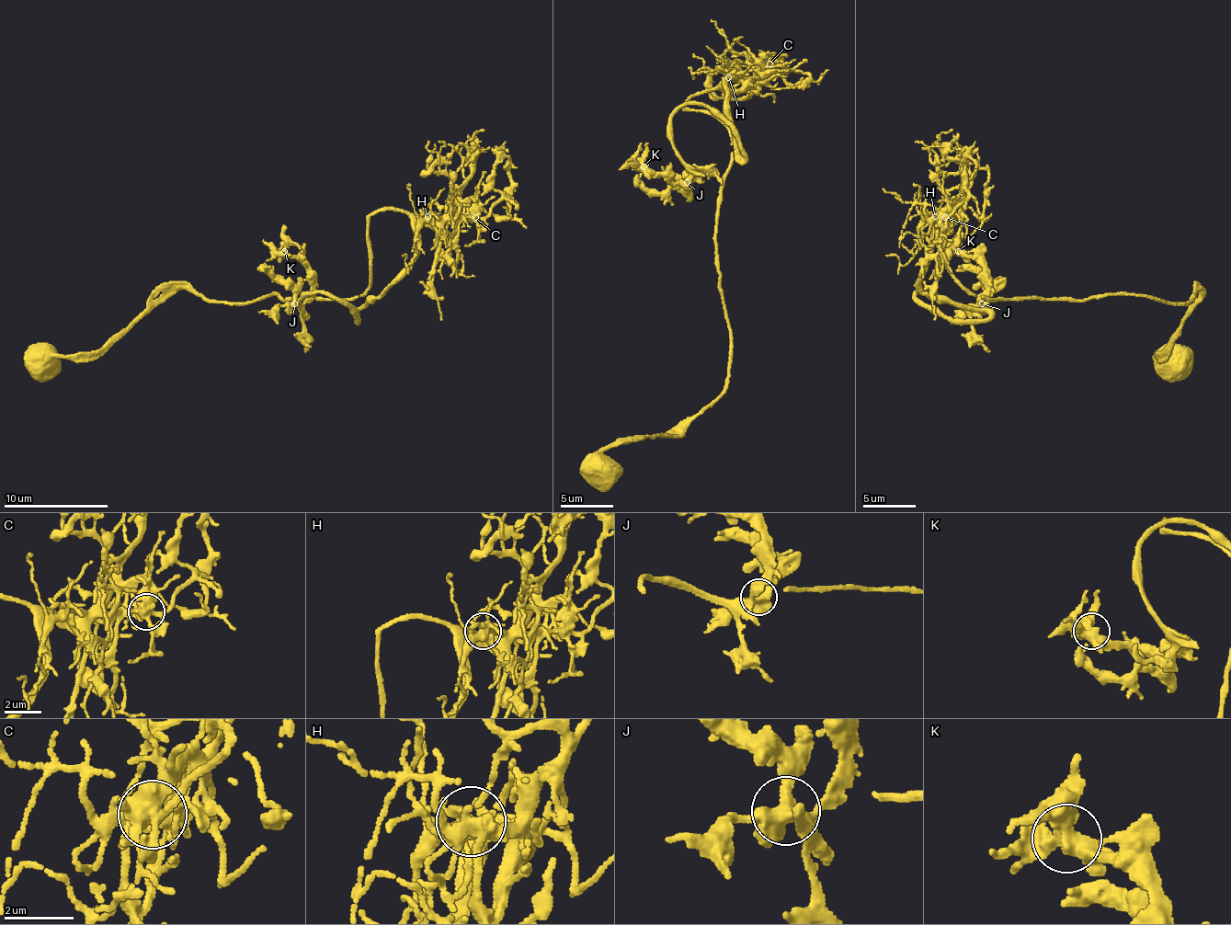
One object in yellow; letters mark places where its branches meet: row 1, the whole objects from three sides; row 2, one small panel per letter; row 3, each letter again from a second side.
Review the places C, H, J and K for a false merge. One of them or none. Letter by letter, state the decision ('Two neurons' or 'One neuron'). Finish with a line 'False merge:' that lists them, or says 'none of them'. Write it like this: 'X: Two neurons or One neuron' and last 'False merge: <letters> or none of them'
C: Two neurons
H: One neuron
J: One neuron
K: One neuron
False merge: C

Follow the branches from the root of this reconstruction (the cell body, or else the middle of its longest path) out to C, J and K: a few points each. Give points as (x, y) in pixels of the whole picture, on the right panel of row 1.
C: (948, 267), (940, 251), (940, 219), (935, 209), (938, 214), (946, 216)
J: (948, 267), (935, 209), (923, 290), (988, 316), (945, 319), (914, 301), (921, 292), (982, 303)
K: (948, 267), (935, 209), (923, 290), (988, 316), (945, 319), (914, 301), (977, 301), (985, 271), (958, 251)

